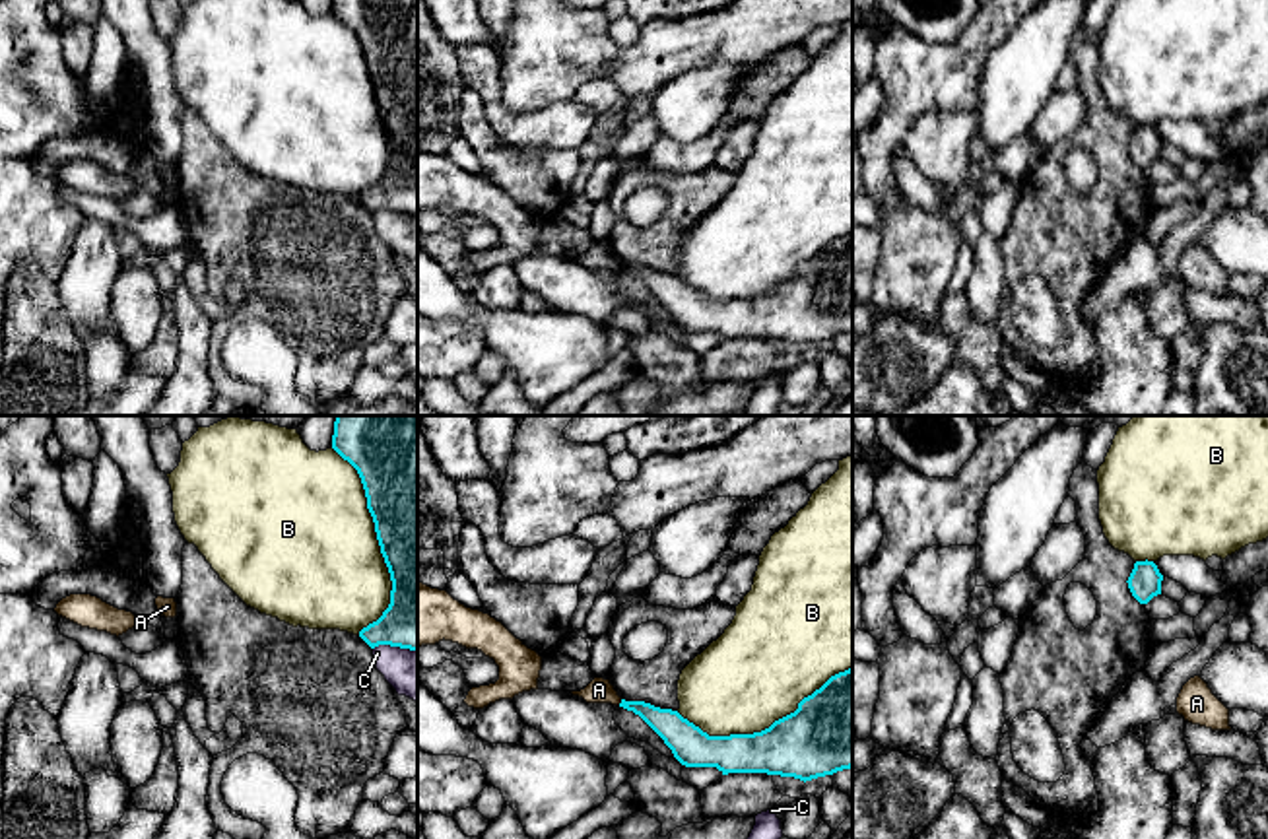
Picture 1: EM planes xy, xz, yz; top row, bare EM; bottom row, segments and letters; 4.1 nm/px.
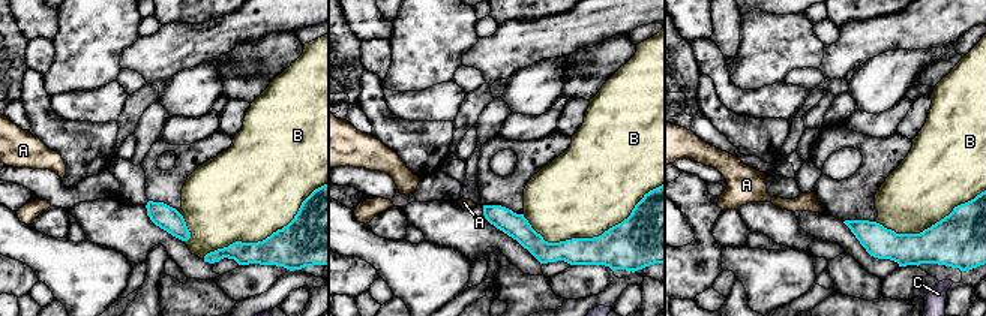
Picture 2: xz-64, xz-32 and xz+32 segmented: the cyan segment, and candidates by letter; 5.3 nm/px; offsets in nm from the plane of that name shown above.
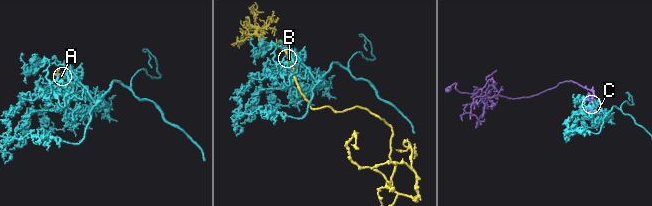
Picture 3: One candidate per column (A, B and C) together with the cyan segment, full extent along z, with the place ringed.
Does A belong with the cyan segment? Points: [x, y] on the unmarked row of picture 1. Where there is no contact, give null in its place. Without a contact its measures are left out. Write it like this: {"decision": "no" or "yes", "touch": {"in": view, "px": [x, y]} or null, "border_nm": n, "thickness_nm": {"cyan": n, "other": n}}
{"decision": "no", "touch": {"in": "xz", "px": [622, 267]}, "border_nm": 30, "thickness_nm": {"cyan": 120, "other": 100}}

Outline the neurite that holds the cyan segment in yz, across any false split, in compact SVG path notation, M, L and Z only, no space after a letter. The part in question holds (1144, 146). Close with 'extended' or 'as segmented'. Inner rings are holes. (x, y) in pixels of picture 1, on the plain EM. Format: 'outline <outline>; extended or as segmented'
outline M1136 126L1128 142L1128 153L1140 169L1148 169L1153 161L1161 159L1163 140L1153 126Z; as segmented

